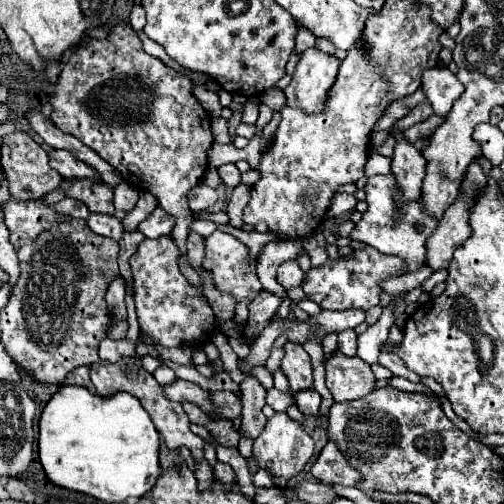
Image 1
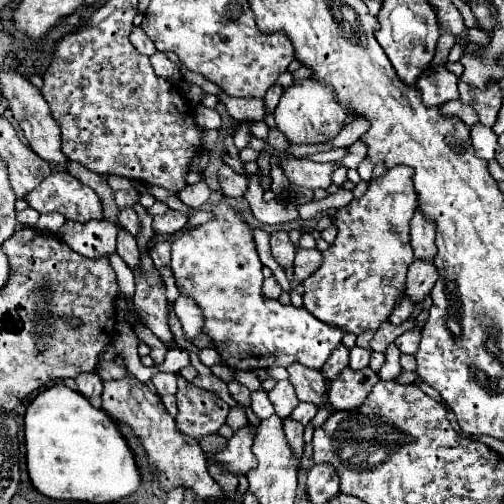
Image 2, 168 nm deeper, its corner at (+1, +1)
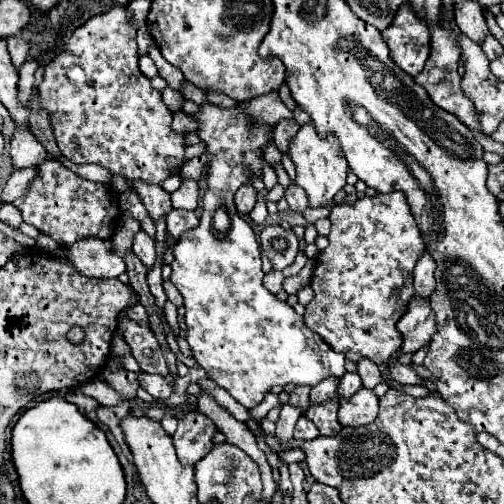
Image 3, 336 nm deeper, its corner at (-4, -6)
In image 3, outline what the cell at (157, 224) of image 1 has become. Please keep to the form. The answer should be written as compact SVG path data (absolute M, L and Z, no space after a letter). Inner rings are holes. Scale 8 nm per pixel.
M172 210L168 216L166 216L166 224L168 224L168 234L172 238L178 238L182 236L186 230L190 228L196 228L198 226L198 218L194 212L188 212L188 210Z

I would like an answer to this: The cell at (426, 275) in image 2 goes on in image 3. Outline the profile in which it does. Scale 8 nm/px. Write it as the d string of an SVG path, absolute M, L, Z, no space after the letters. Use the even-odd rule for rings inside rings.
M412 298L410 308L400 318L396 328L402 334L402 348L400 348L402 354L414 354L420 348L424 348L436 332L436 322L434 322L434 312L430 308L430 300Z

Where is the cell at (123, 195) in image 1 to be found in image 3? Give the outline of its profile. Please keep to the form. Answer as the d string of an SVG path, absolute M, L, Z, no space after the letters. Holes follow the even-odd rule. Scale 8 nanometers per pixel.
M138 232L138 234L136 234L132 252L140 258L140 262L142 262L148 270L152 270L154 260L156 260L156 250L154 250L154 240L152 240L146 232Z

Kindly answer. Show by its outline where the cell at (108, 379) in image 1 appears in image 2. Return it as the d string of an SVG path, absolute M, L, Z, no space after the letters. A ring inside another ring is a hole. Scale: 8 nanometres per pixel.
M127 373L121 379L109 379L103 383L103 409L115 417L119 423L129 425L135 435L141 439L149 461L157 467L159 471L159 481L161 485L169 491L171 487L183 485L183 487L191 487L197 493L197 499L205 499L205 501L221 501L223 499L223 491L217 485L217 481L207 473L207 465L205 465L205 453L201 451L199 443L193 441L191 437L185 437L179 429L175 419L167 413L161 397L157 393L153 393L145 383L141 383L135 375Z

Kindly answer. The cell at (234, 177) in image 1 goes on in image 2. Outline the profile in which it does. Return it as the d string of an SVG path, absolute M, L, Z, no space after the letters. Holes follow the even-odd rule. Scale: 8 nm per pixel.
M223 165L219 169L217 177L219 177L219 185L225 195L229 195L229 197L245 195L245 191L247 191L247 177L245 175L239 175L229 165Z

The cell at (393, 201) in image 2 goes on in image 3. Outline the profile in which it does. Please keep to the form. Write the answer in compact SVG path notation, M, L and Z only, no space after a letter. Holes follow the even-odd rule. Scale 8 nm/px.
M402 192L376 194L374 198L364 196L354 204L334 204L330 210L330 220L330 244L316 256L316 266L310 282L314 300L306 306L304 322L312 332L322 336L322 340L334 352L342 352L354 364L358 364L362 358L368 358L374 364L388 362L388 358L402 344L396 322L402 318L410 298L414 296L412 270L424 252L424 238L416 226L414 216L410 214L410 206Z

